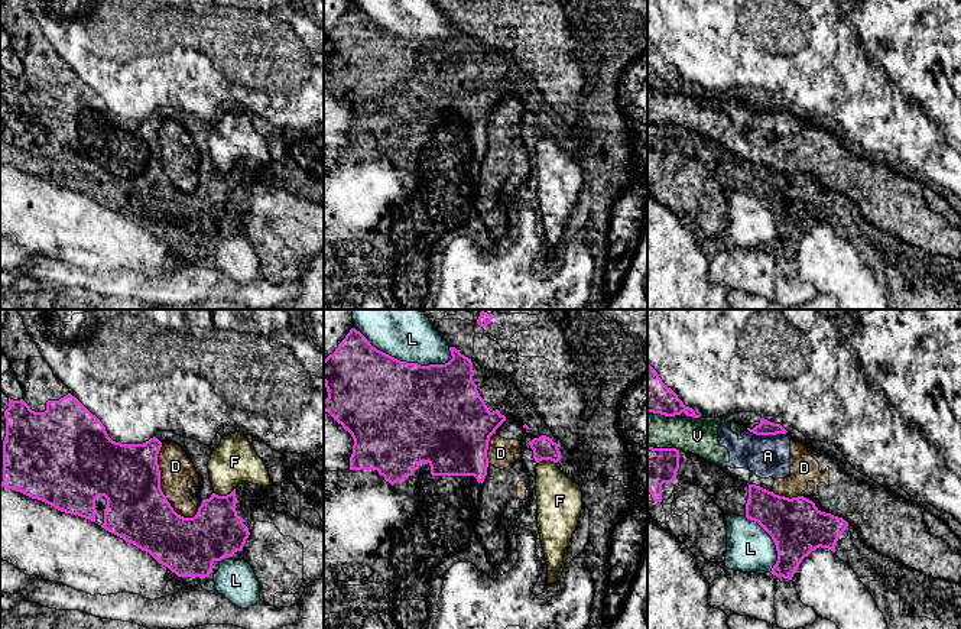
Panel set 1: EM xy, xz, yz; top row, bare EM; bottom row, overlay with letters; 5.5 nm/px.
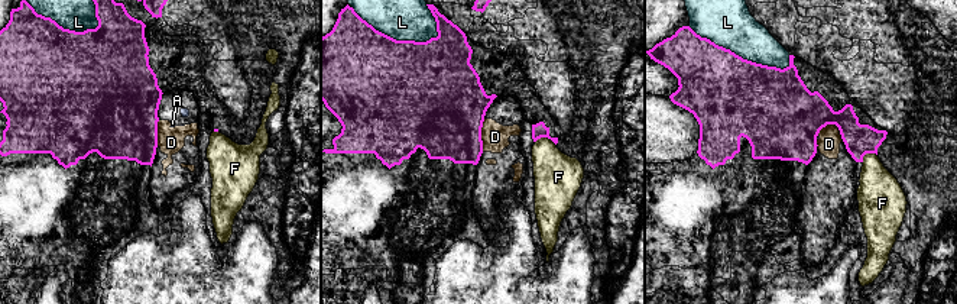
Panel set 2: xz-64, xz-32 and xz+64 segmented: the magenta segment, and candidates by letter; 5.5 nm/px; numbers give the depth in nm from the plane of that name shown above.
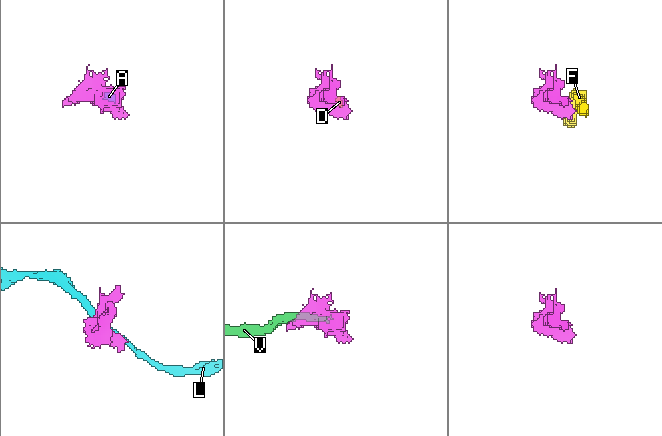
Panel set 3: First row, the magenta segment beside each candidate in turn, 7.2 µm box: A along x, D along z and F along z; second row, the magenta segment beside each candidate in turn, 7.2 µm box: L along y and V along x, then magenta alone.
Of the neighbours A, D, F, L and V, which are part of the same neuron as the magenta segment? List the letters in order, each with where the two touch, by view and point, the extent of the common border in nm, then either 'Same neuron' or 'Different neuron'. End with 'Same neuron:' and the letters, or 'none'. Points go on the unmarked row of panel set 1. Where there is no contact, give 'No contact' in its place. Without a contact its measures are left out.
A: Touches magenta at yz (766, 110). Shared border 240 nm. Different neuron
D: Touches magenta at xy (159, 149). Shared border 340 nm. Different neuron
F: Touches magenta at xy (224, 172). Shared border 120 nm. Different neuron
L: Touches magenta at xz (403, 38). Shared border 600 nm. Different neuron
V: Touches magenta at yz (695, 93). Shared border 50 nm. Different neuron
Same neuron: none

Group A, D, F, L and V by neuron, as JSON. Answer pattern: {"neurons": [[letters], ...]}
{"neurons": [["A", "D", "V"], ["F"], ["L"]]}

